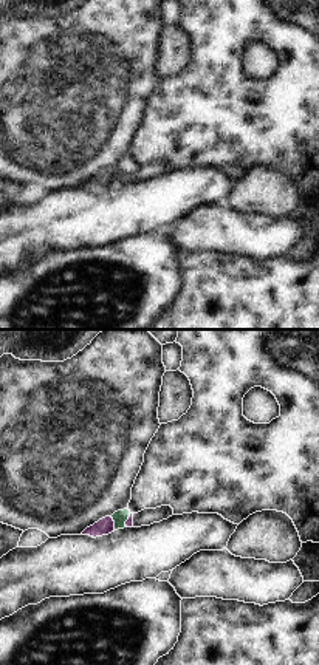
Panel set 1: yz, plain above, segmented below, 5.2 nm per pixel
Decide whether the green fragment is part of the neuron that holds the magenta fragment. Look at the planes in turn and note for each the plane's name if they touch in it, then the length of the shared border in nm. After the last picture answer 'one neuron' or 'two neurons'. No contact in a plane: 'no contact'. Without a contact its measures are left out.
yz | 80 nm

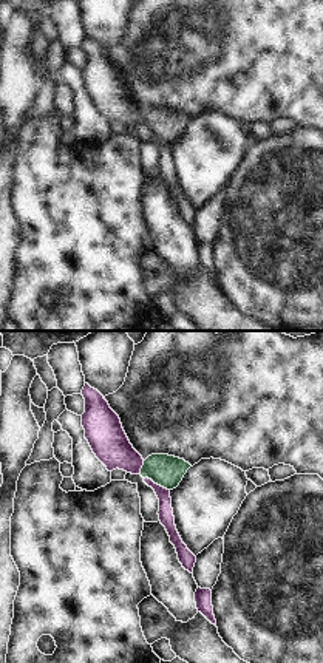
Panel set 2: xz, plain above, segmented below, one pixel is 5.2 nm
xz | 150 nm

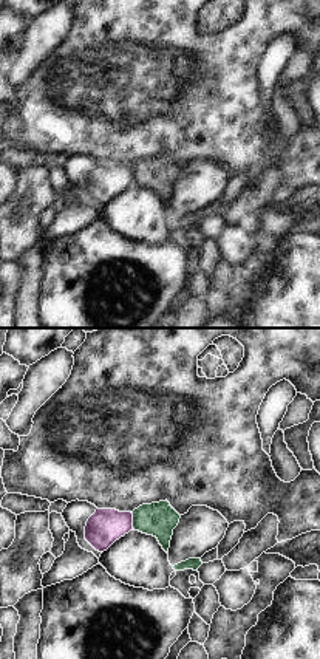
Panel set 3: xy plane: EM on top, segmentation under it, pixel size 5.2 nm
xy | 90 nm

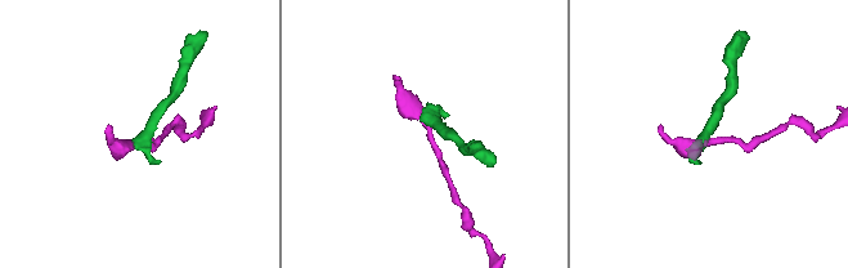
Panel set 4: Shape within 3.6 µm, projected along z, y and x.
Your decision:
two neurons

